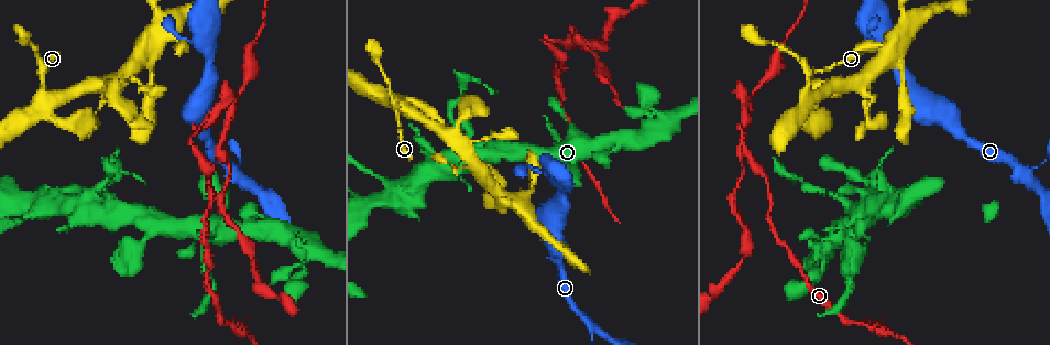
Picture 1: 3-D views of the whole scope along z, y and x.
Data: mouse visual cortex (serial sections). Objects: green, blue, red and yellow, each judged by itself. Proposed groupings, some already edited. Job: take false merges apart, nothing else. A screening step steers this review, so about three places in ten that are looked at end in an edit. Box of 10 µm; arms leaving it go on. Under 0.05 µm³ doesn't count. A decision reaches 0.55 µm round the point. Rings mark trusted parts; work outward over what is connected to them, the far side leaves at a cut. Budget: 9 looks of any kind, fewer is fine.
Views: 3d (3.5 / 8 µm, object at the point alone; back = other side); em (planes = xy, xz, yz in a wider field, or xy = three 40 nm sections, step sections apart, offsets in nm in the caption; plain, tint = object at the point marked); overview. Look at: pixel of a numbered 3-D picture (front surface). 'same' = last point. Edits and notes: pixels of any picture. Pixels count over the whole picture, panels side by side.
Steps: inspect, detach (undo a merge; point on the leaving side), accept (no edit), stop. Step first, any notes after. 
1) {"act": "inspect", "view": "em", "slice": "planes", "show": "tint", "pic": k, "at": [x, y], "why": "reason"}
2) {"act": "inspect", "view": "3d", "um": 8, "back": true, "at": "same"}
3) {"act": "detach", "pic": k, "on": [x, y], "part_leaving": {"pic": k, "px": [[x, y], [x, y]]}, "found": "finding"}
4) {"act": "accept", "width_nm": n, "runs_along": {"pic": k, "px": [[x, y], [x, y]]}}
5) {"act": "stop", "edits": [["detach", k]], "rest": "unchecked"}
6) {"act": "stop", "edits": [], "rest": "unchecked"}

{"act": "inspect", "view": "3d", "um": 8, "pic": 1, "at": [44, 96], "why": "thin arm on a thick one"}

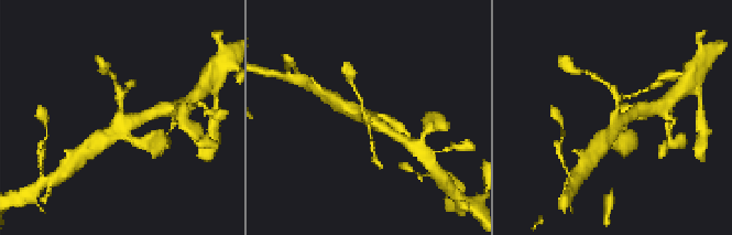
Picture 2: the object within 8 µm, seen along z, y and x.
{"act": "inspect", "view": "3d", "um": 3.5, "at": "same", "why": "closer look"}

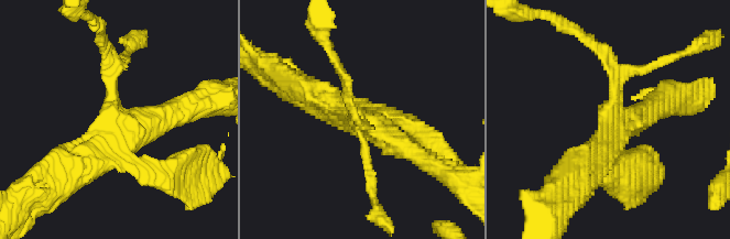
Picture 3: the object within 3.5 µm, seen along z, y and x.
{"act": "inspect", "view": "em", "slice": "xy", "step": 5, "show": "tint", "pic": 3, "at": [116, 117], "why": "now the EM"}

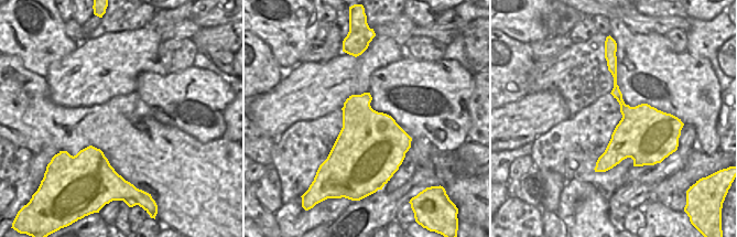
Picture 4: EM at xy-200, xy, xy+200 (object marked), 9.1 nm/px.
{"act": "accept", "arms": 4, "arm_widths_nm": [150, 150, 300, 450], "runs_along": {"pic": 3, "px": [[364, 153], [361, 120], [422, 159]]}, "found": "continuous, no second cell"}

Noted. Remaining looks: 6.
{"act": "inspect", "view": "em", "slice": "xy", "step": 3, "show": "tint", "pic": 1, "at": [100, 194], "why": "a narrow waist"}

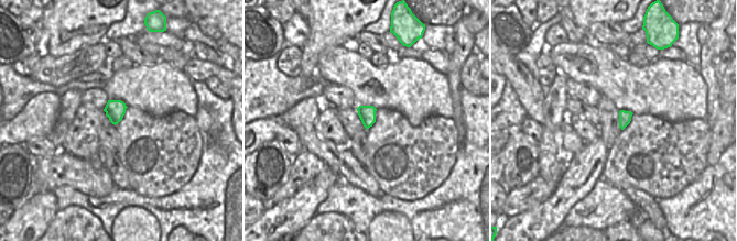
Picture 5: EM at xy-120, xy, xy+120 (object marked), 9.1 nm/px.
{"act": "inspect", "view": "3d", "um": 3.5, "at": "same"}

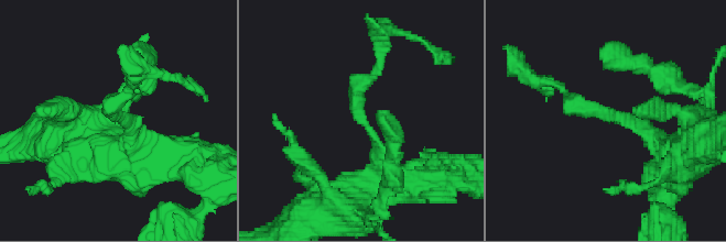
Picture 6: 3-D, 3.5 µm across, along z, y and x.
{"act": "detach", "pic": 6, "on": [582, 107], "width_nm": 160, "part_leaving": {"pic": 6, "px": [[617, 117], [532, 80]]}, "found": "two cells meet here"}

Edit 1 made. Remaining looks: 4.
{"act": "inspect", "view": "3d", "um": 3.5, "back": true, "pic": 1, "at": [745, 109], "why": "thin neck"}

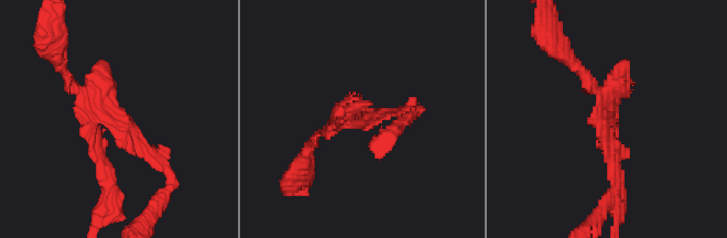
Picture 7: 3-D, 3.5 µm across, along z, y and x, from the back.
{"act": "inspect", "view": "em", "slice": "xy", "step": 3, "show": "tint", "pic": 7, "at": [608, 112]}

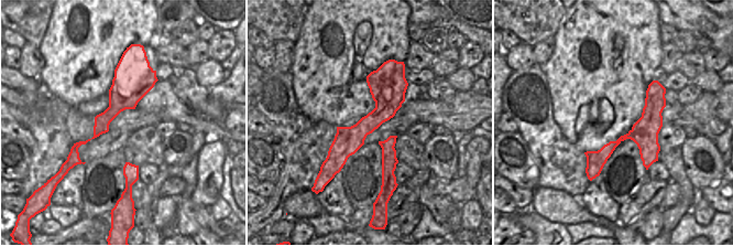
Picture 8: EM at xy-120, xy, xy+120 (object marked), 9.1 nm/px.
{"act": "inspect", "view": "em", "slice": "xy", "step": 5, "show": "tint", "at": "same", "why": "another direction"}

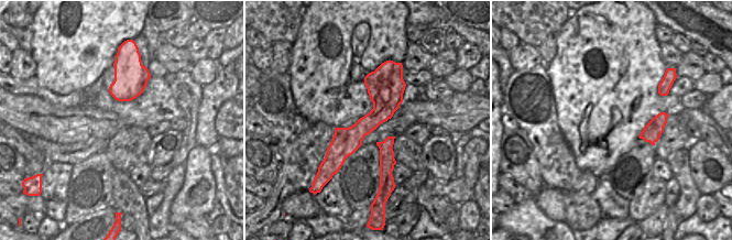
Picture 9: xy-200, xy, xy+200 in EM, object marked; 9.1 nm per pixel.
{"act": "detach", "pic": 7, "on": [100, 159], "part_leaving": {"pic": 7, "px": [[95, 117], [101, 218]]}, "found": "a second cell is stuck on"}

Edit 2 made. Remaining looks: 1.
{"act": "stop", "edits": [["detach", 6], ["detach", 7]], "rest": "unchecked"}

